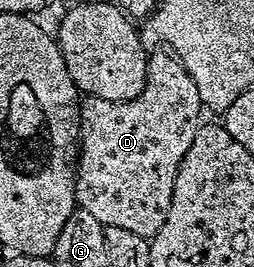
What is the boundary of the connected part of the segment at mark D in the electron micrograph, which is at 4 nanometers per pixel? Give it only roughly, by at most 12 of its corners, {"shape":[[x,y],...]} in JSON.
{"shape":[[148,57],[133,100],[80,100],[76,203],[151,238],[202,123],[194,78]]}

